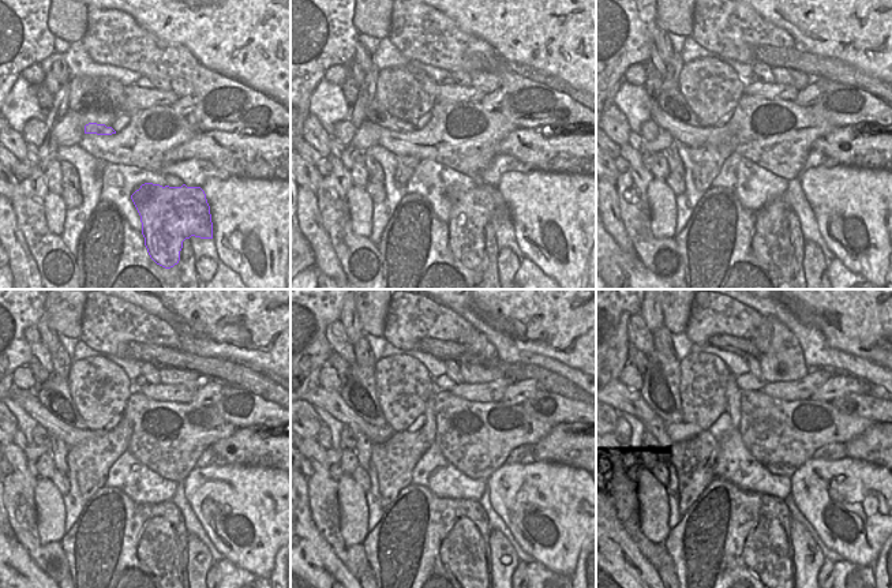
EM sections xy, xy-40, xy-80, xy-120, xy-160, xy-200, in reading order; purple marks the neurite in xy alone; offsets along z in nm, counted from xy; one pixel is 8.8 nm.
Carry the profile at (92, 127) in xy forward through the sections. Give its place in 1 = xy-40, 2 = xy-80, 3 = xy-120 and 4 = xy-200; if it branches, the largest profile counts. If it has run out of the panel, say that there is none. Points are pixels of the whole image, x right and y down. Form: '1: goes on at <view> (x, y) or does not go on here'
1: goes on at xy-40 (375, 113)
2: goes on at xy-80 (670, 98)
3: goes on at xy-120 (53, 393)
4: goes on at xy-200 (660, 382)

